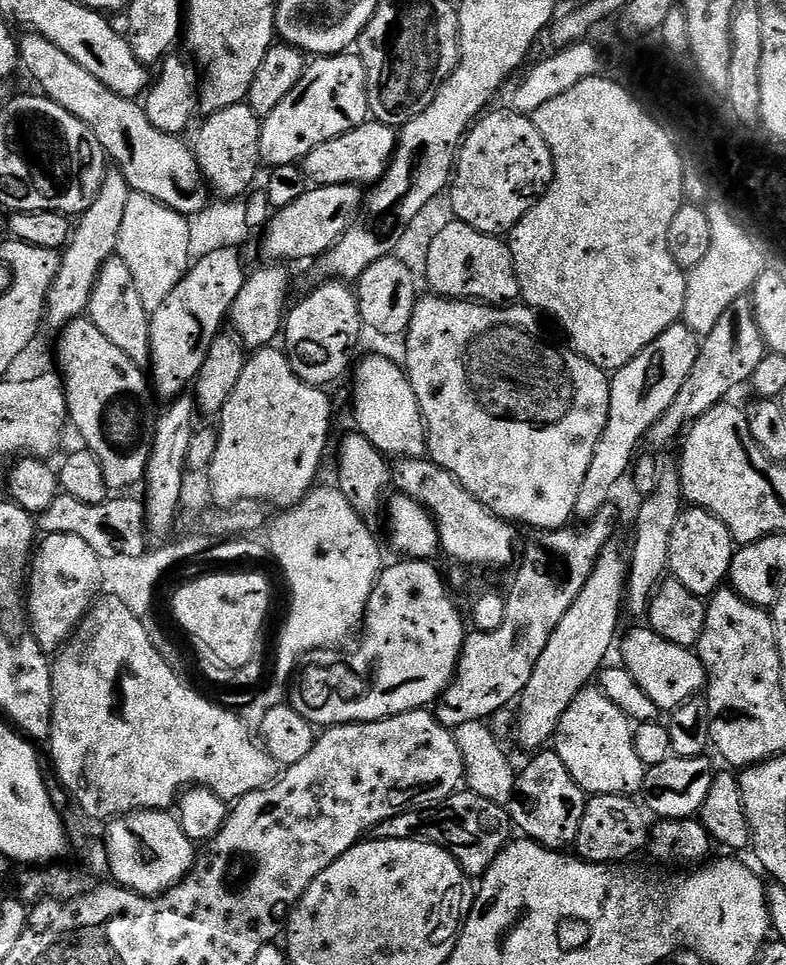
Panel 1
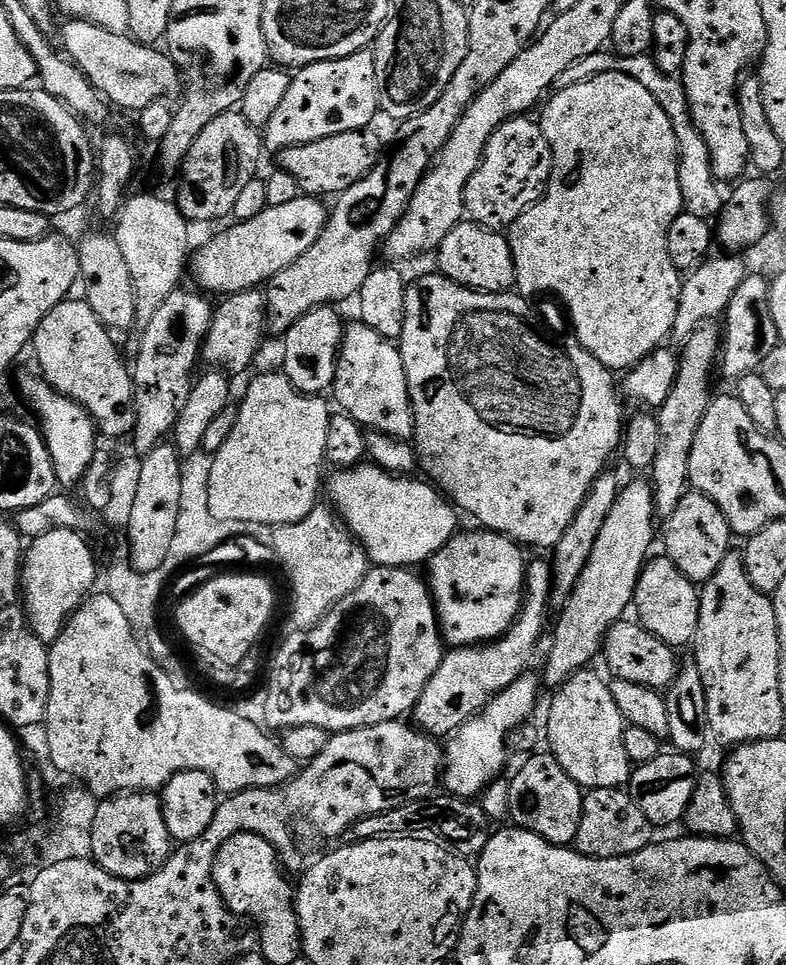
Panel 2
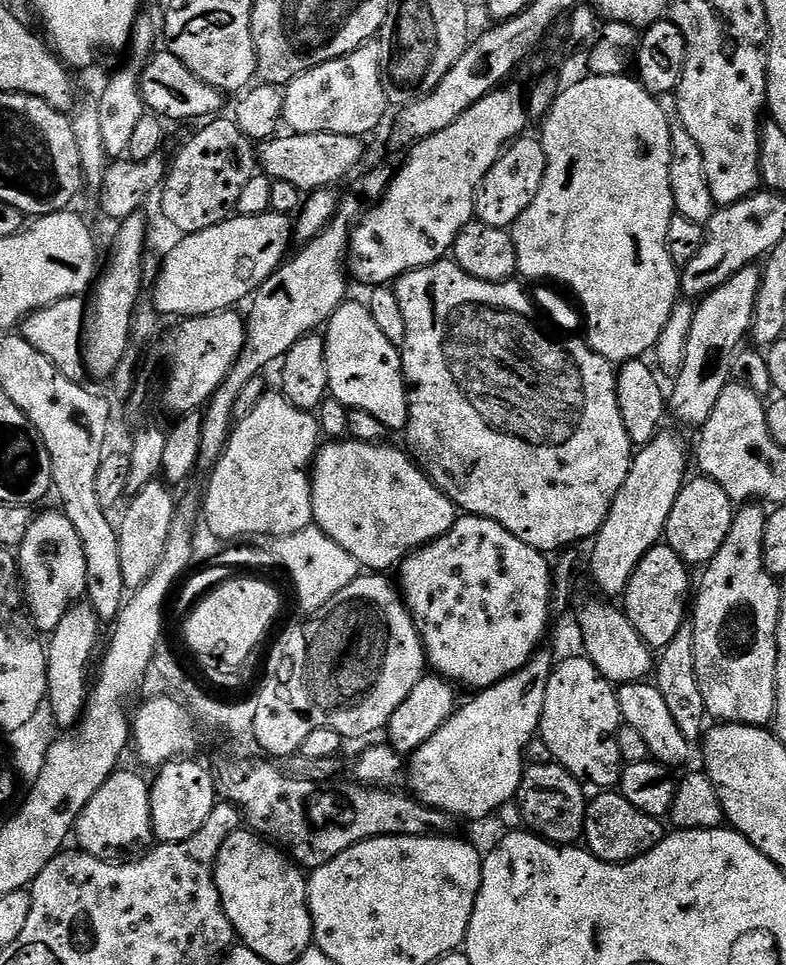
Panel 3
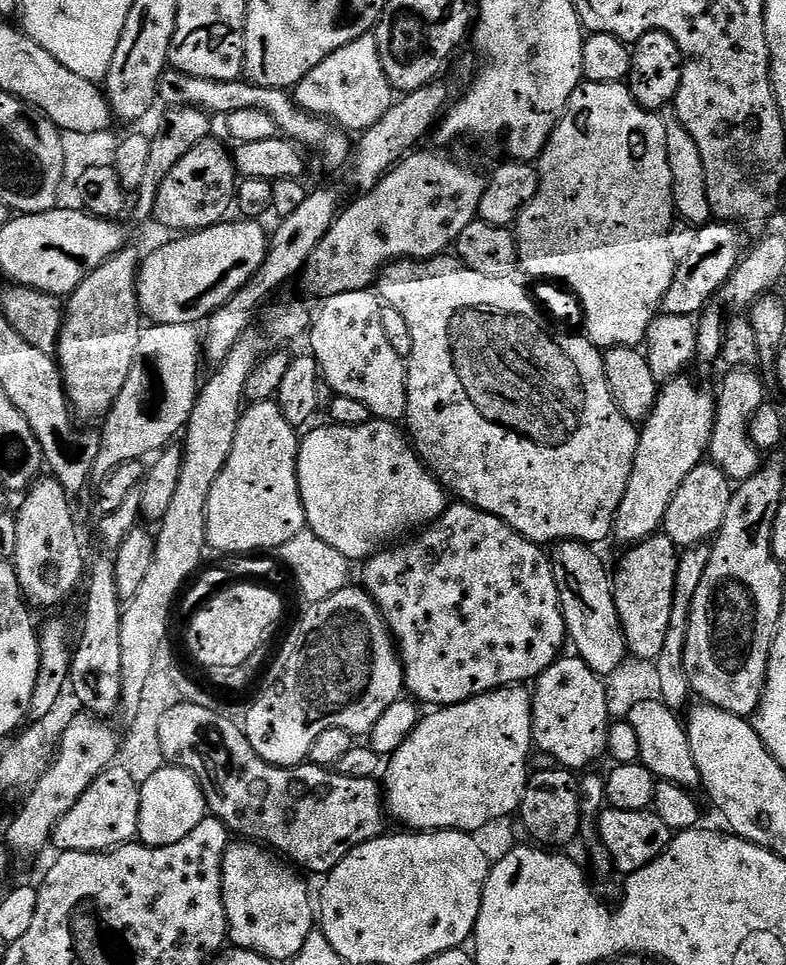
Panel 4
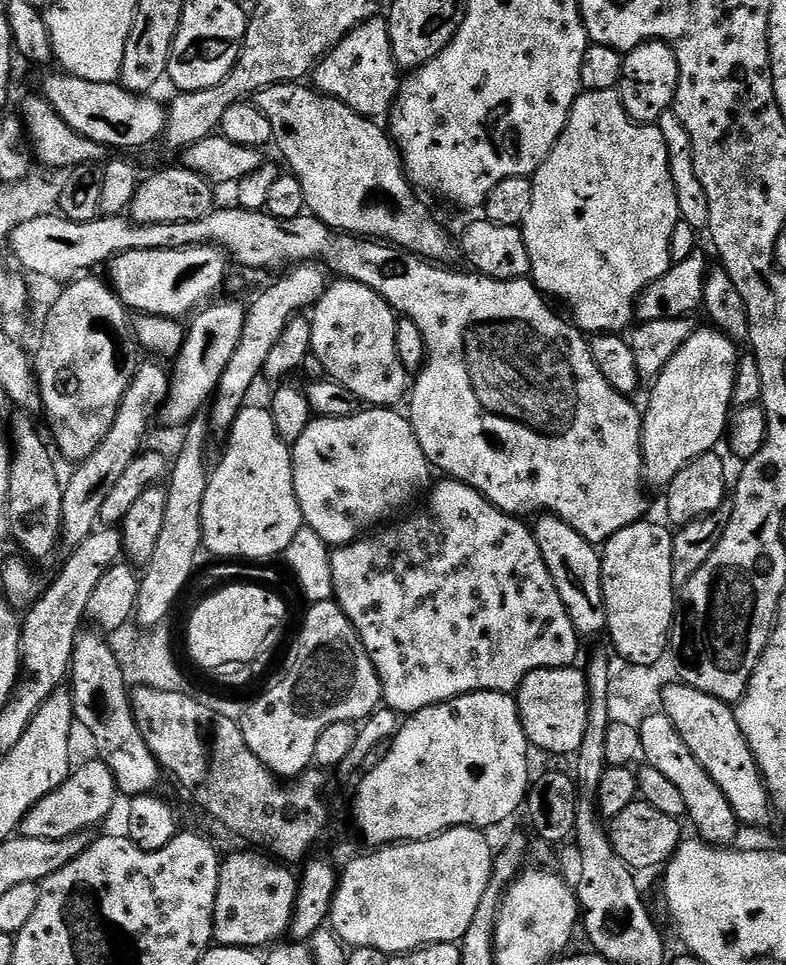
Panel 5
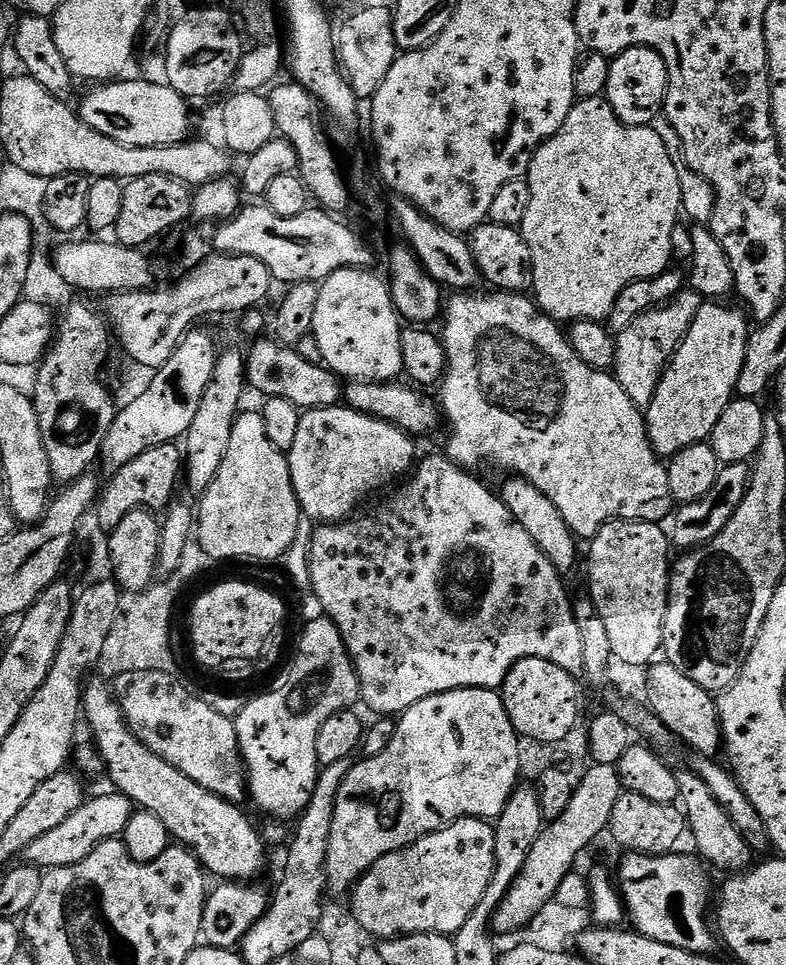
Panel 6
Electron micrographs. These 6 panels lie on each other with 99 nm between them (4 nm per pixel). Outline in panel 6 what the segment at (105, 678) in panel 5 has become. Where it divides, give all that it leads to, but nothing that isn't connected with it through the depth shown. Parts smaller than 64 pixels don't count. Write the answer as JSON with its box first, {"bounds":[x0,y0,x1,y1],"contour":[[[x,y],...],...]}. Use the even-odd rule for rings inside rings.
{"bounds":[82,680,264,882],"contour":[[[96,680],[87,685],[84,689],[84,706],[82,709],[83,719],[86,721],[86,728],[92,731],[95,747],[98,749],[106,769],[106,776],[112,779],[112,784],[117,793],[127,796],[137,809],[145,812],[152,812],[166,826],[169,837],[177,845],[191,848],[200,857],[200,863],[213,877],[221,876],[219,879],[224,882],[252,882],[264,868],[264,840],[260,832],[248,821],[246,813],[240,809],[239,803],[231,800],[223,800],[210,790],[202,790],[198,782],[186,778],[170,762],[158,758],[154,750],[150,750],[144,743],[132,733],[128,721],[124,719],[124,711],[120,708],[120,701],[111,683],[103,684]]]}

